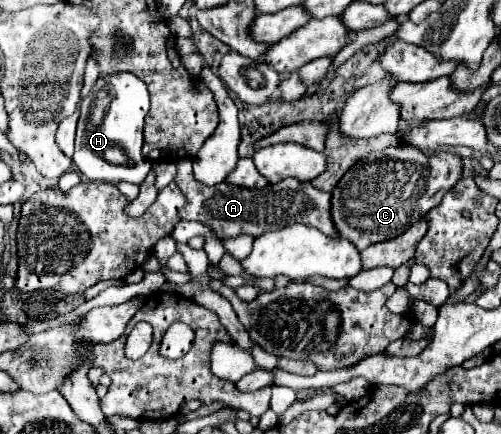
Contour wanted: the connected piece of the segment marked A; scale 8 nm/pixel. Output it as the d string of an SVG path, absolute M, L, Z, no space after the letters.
M188 158L180 160L174 182L188 198L188 204L180 210L180 216L182 220L196 220L212 226L220 238L232 238L238 234L250 234L258 238L262 236L262 232L278 230L296 222L314 226L326 236L336 236L336 228L330 220L330 194L314 188L310 182L282 180L278 184L268 184L266 188L262 188L260 194L260 190L234 188L226 182L220 182L216 186L198 184L198 180L194 180L190 172L192 172L192 162Z

